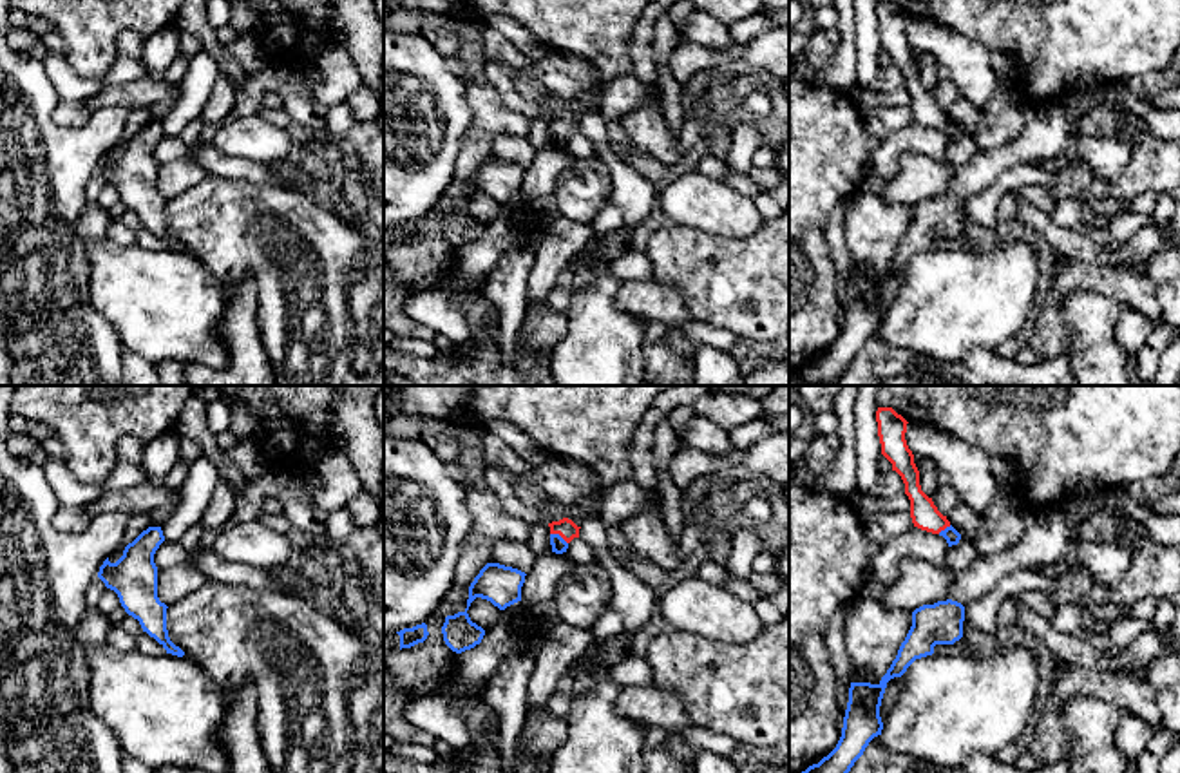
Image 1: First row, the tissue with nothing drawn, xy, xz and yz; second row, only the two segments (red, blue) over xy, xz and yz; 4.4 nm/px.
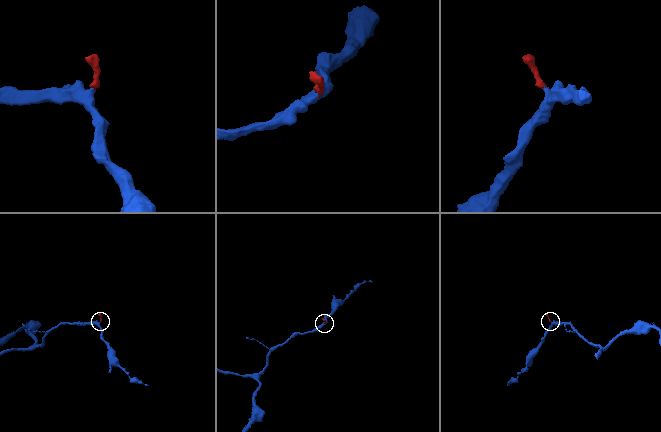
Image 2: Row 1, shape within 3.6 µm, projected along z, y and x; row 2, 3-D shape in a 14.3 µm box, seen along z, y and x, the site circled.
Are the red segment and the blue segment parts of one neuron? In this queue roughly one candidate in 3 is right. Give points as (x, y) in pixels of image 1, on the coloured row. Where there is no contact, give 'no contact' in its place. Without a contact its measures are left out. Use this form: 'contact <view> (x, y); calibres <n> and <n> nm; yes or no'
contact xz (560, 534); calibres 90 and 70 nm; yes

